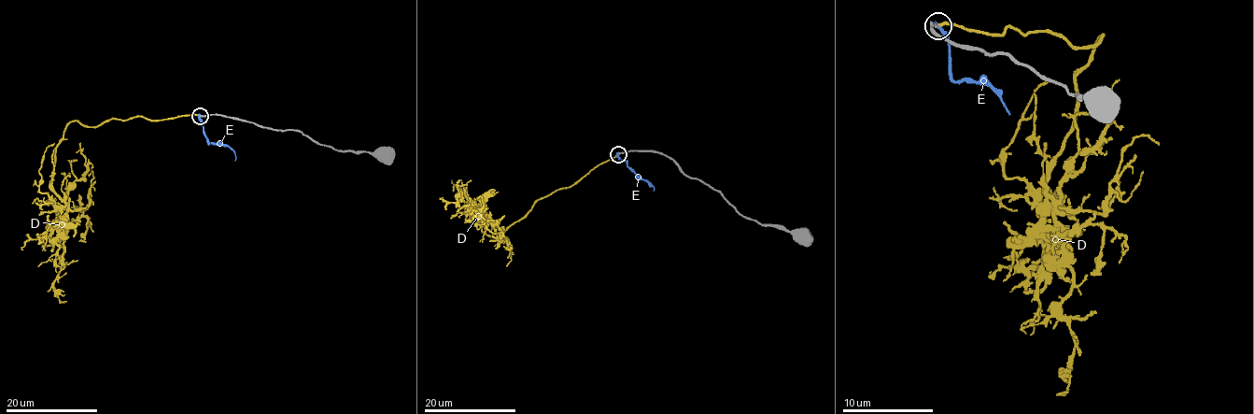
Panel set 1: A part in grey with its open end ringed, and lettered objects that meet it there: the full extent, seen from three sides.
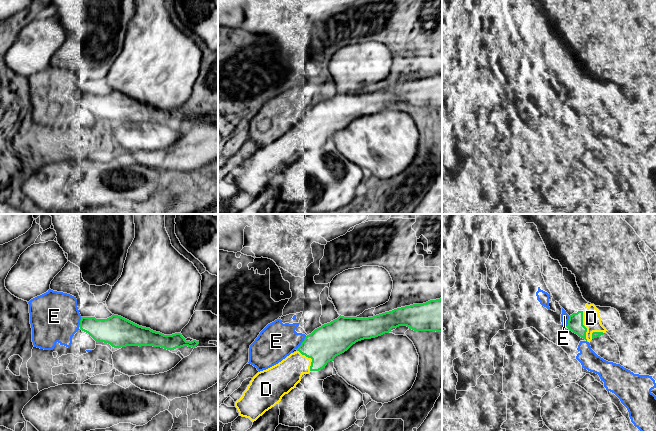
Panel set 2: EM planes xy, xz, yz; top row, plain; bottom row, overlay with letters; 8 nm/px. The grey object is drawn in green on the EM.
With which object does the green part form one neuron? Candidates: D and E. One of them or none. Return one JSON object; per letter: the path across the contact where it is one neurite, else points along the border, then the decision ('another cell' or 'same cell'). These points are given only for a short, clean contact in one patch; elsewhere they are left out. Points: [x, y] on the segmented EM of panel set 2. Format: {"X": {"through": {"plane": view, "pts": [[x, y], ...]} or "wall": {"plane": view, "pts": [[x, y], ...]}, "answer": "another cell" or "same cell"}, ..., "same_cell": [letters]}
{"D": {"answer": "same cell"}, "E": {"answer": "another cell"}, "same_cell": ["D"]}

